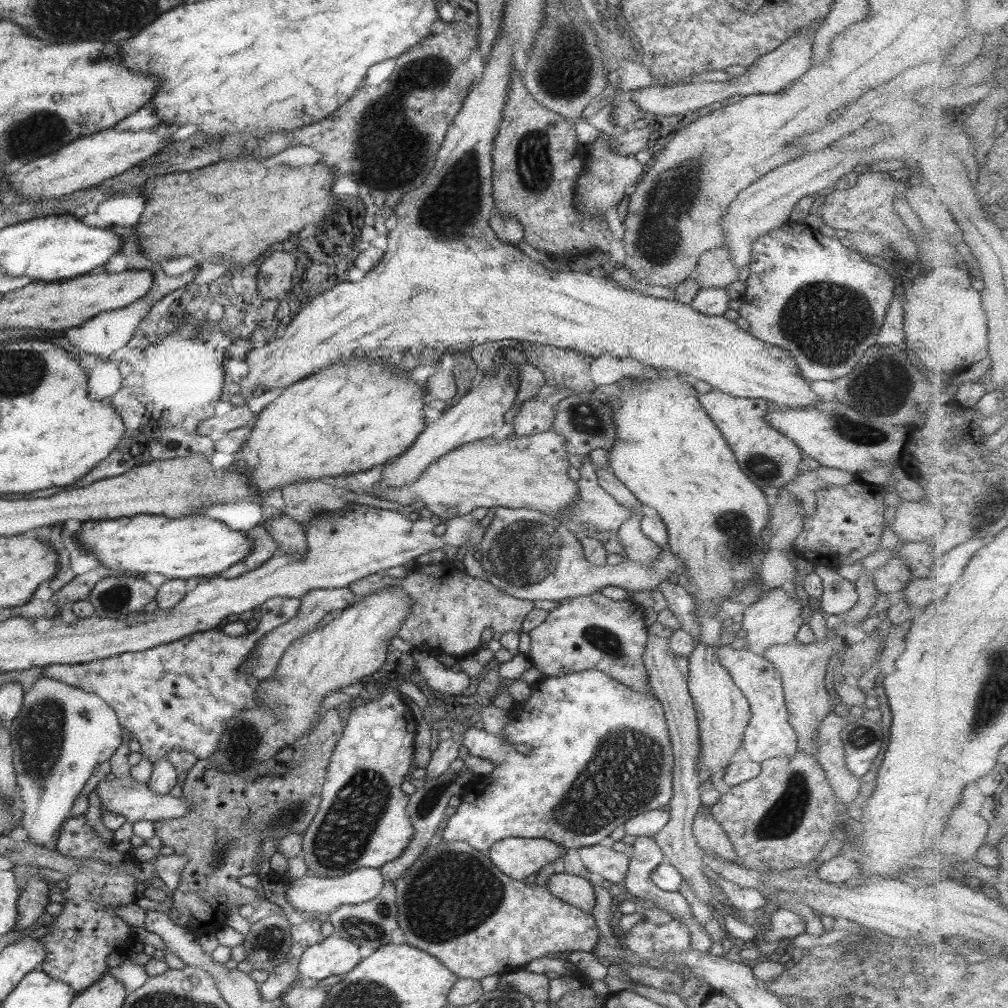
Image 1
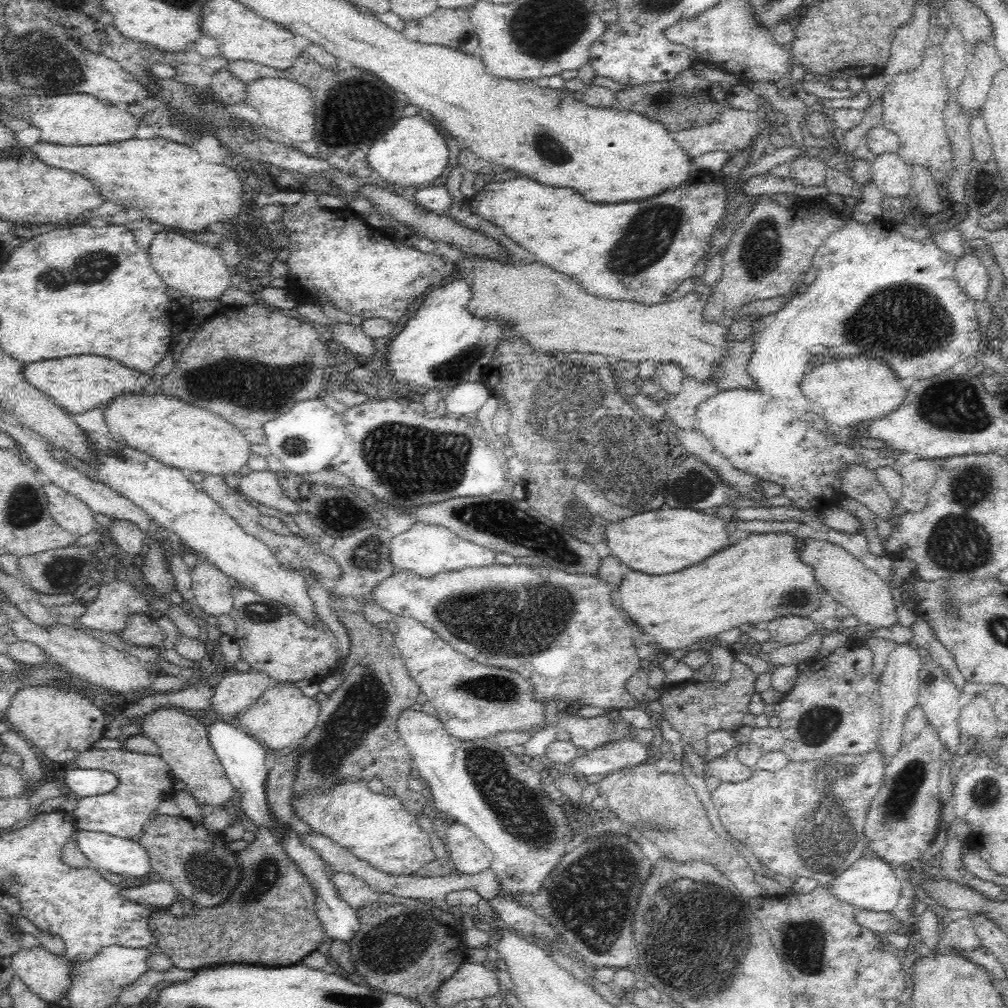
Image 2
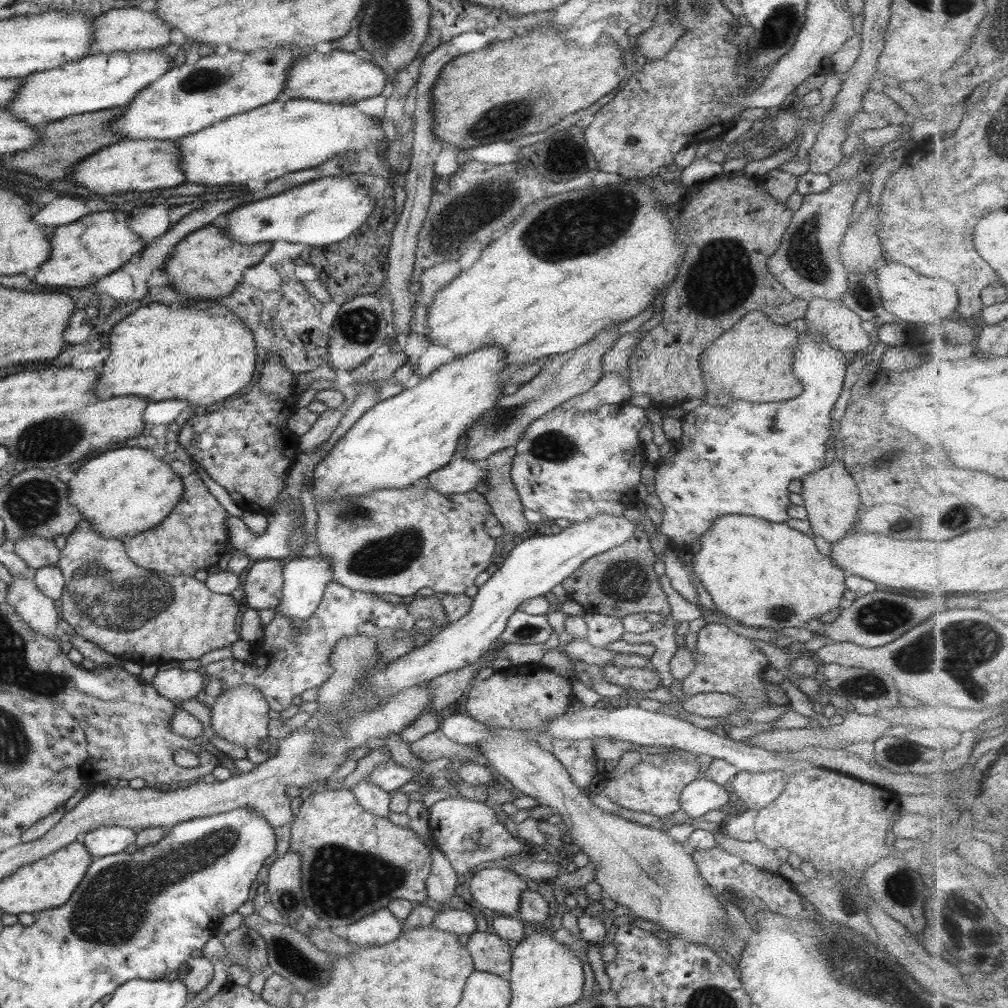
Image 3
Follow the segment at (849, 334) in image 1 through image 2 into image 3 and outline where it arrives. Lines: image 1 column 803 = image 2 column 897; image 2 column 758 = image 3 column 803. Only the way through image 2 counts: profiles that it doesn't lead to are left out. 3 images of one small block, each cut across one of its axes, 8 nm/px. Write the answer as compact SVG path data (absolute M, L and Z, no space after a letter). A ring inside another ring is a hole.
M803 333L799 335L799 342L793 348L793 356L791 356L791 371L793 376L801 384L802 392L799 397L791 400L784 400L781 402L769 403L750 403L745 401L733 401L727 407L711 407L702 402L697 408L683 414L681 416L681 438L678 441L671 442L669 452L659 459L656 463L655 470L655 492L657 498L660 500L663 508L662 521L660 522L660 532L669 540L669 545L676 550L690 550L692 551L697 543L699 537L709 528L714 518L719 518L721 515L736 514L757 517L763 520L768 520L772 523L785 523L788 520L787 507L790 505L788 489L789 483L792 480L802 480L807 474L813 473L826 466L825 464L825 450L830 449L829 443L834 433L834 422L829 419L829 410L837 401L842 389L843 375L846 371L846 358L845 354L831 348L827 342L819 340L817 336L807 336Z

